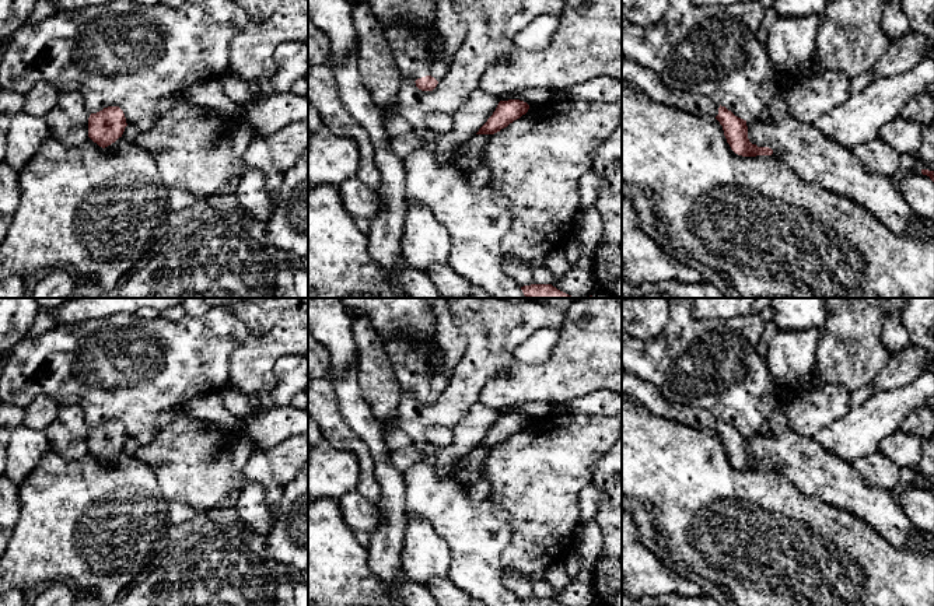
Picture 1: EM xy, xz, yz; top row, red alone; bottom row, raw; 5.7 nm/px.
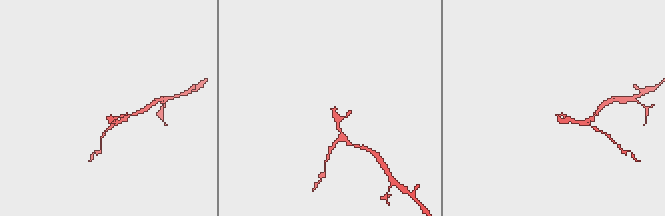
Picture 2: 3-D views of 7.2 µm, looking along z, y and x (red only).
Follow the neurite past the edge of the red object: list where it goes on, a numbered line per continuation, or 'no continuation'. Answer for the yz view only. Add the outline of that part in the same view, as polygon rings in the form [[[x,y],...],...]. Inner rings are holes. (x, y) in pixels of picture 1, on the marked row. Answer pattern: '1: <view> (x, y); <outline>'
1: yz (633, 74); [[[622,62],[622,83],[640,88],[654,102],[667,104],[692,115],[718,115],[720,105],[709,97],[669,88],[654,71],[636,62]]]

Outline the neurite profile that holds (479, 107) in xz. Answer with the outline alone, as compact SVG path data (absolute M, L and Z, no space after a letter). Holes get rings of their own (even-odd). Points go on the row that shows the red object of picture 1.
M480 88L469 95L462 106L452 115L452 130L441 134L434 143L434 154L438 164L448 162L455 153L479 132L493 115L499 102L499 97L490 95Z

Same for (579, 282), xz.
M591 206L581 209L574 221L574 237L581 242L580 255L556 288L573 298L588 298L595 287L594 253L602 237L602 217Z

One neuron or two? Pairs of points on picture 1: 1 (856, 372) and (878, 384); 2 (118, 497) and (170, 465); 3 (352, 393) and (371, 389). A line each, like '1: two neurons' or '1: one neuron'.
1: two neurons
2: two neurons
3: two neurons

